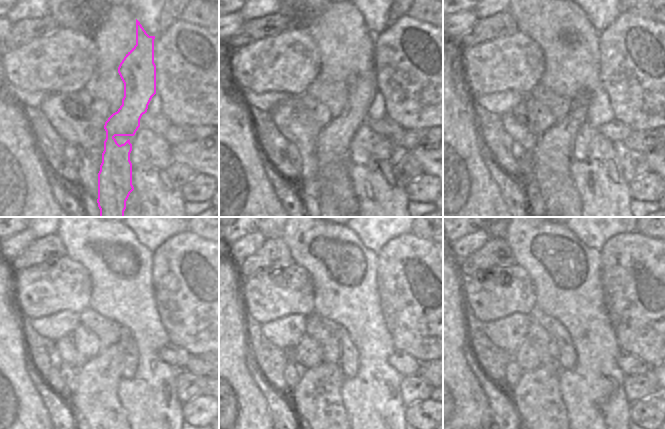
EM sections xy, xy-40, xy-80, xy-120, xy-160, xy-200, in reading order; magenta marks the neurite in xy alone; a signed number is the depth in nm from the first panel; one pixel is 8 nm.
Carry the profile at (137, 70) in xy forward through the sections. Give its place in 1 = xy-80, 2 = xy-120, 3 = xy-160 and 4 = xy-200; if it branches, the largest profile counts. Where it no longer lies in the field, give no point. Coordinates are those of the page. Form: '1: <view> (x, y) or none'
1: xy-80 (551, 159)
2: xy-120 (95, 398)
3: xy-160 (316, 398)
4: xy-200 (537, 398)

